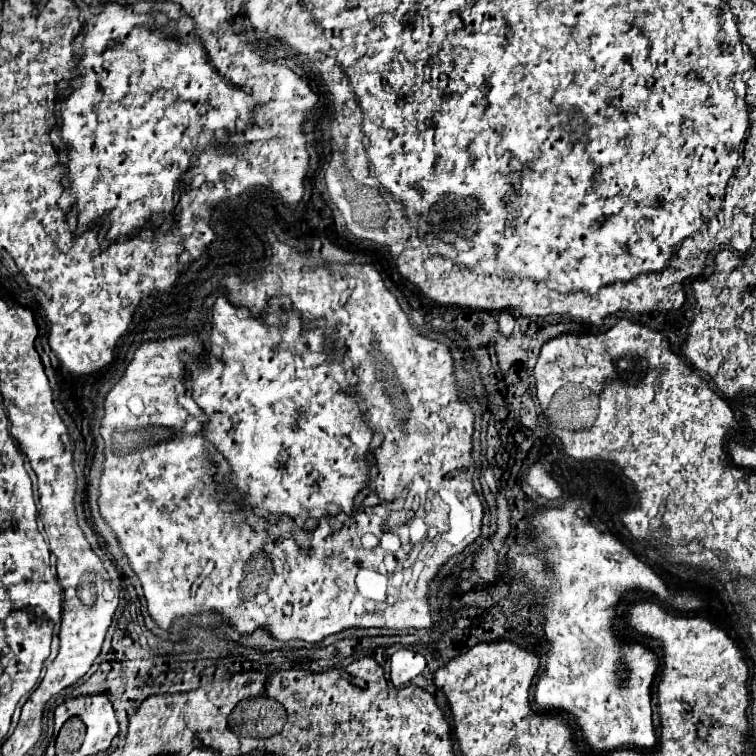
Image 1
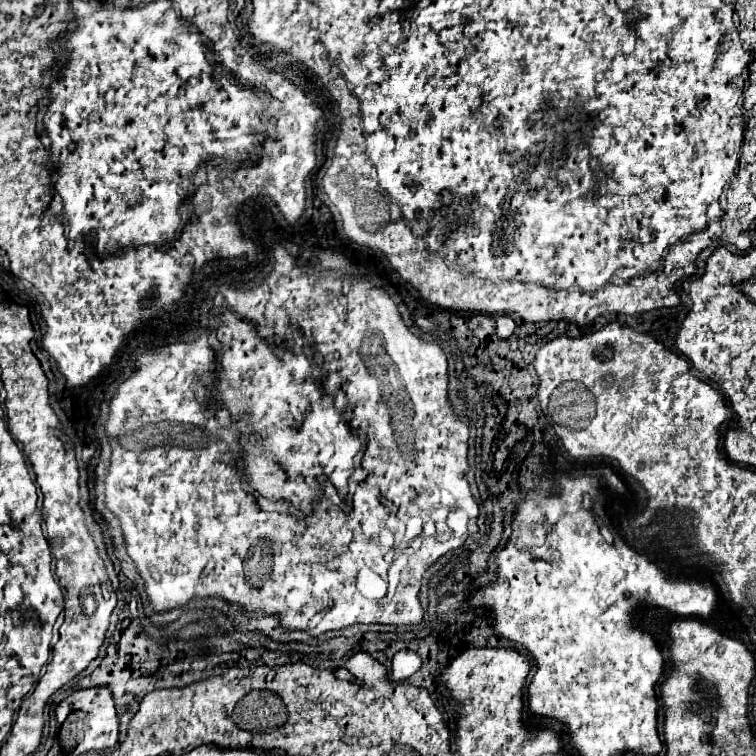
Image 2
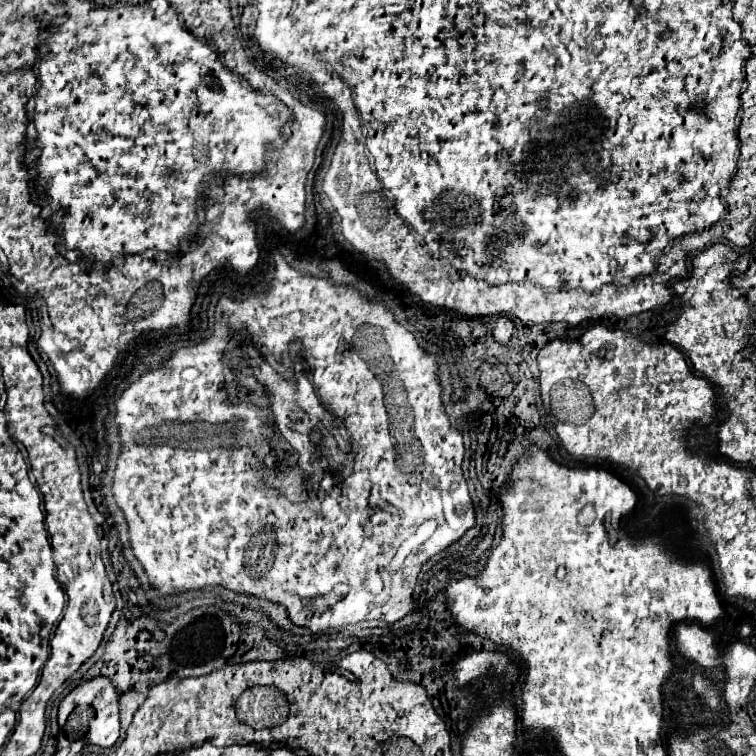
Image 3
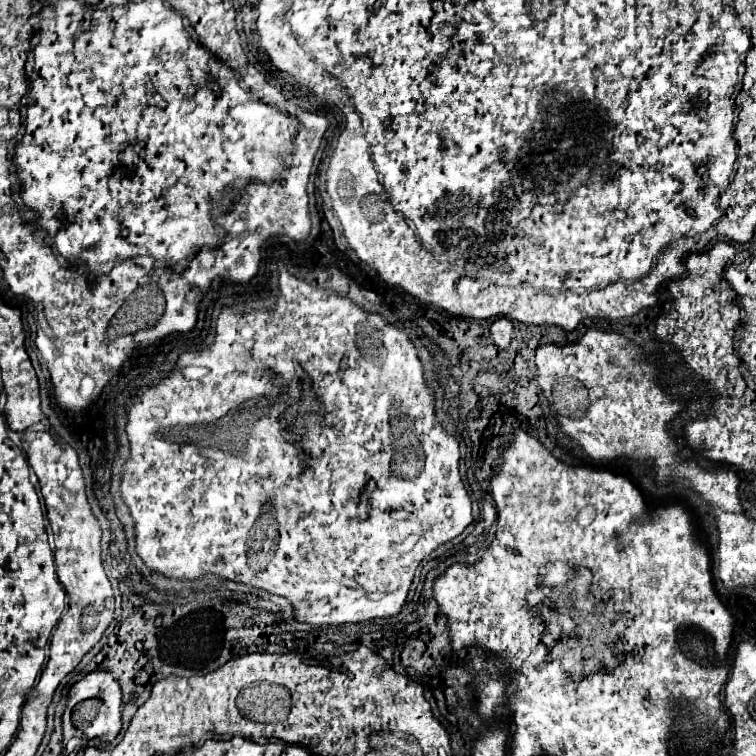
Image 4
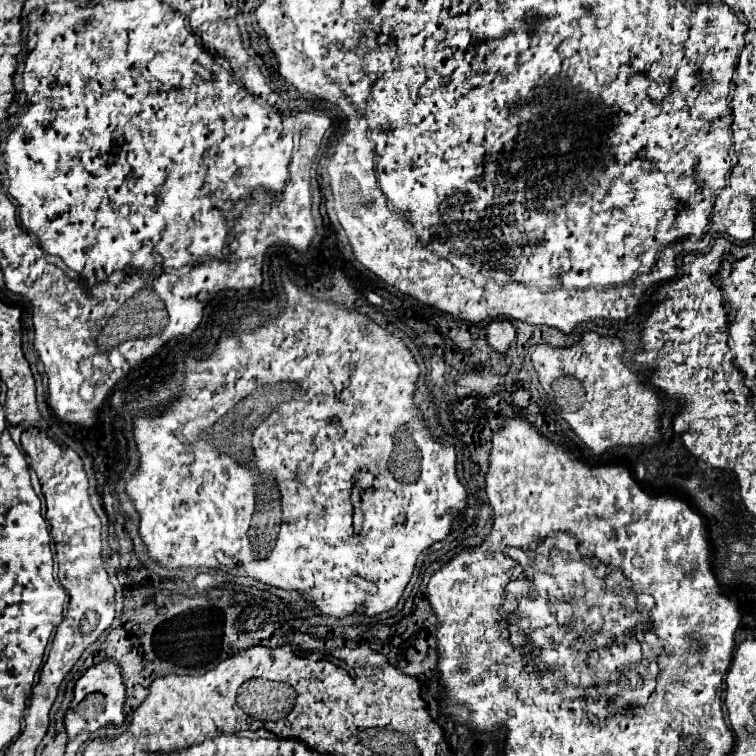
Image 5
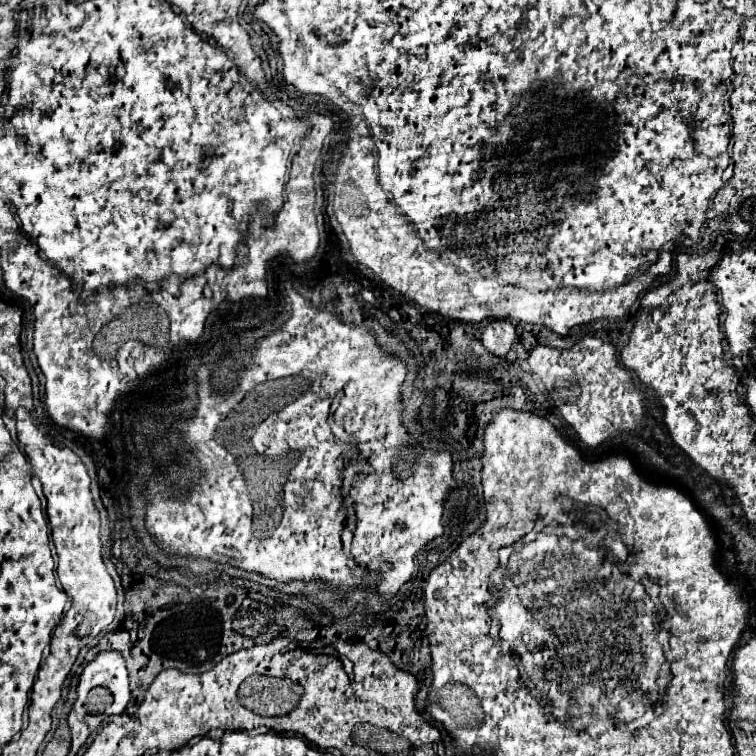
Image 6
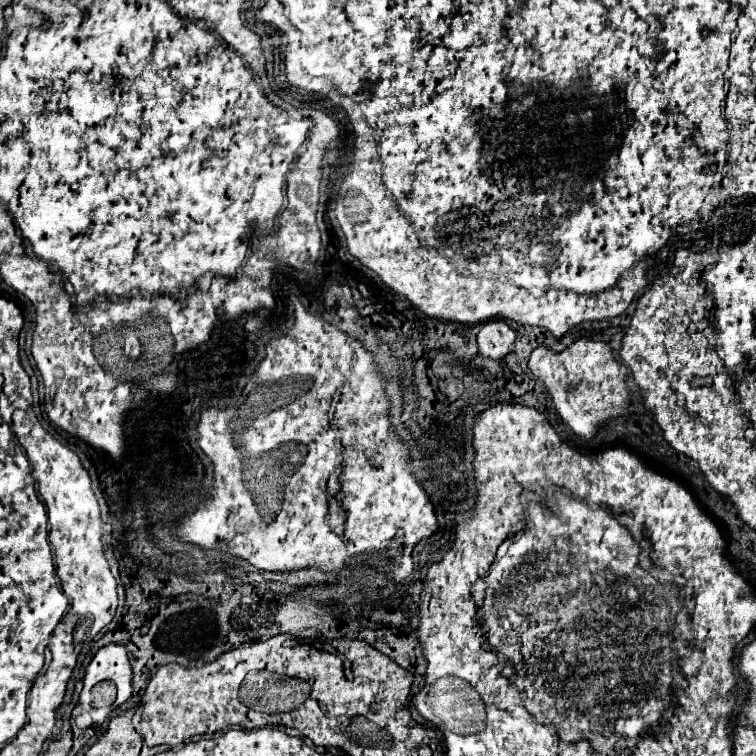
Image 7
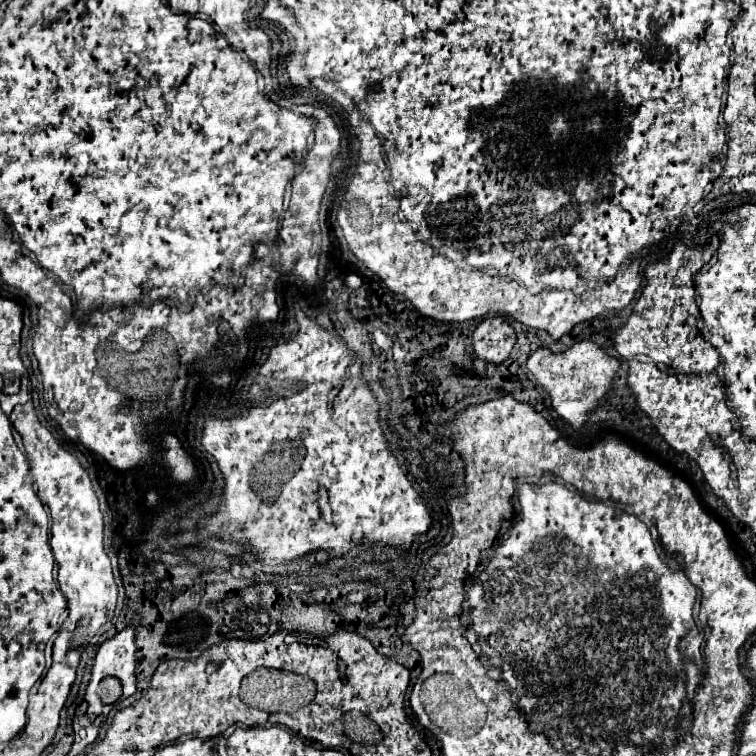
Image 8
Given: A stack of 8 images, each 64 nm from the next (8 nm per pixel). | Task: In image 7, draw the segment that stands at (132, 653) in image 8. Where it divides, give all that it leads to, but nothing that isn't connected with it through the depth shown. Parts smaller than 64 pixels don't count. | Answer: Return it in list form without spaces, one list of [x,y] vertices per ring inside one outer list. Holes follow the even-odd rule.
[[[104,646],[96,652],[96,656],[92,658],[92,662],[86,668],[86,674],[83,678],[83,688],[80,692],[80,700],[72,711],[70,725],[74,738],[78,738],[83,730],[77,727],[75,718],[84,713],[85,710],[91,714],[93,725],[101,726],[103,721],[100,716],[99,709],[94,708],[90,704],[90,690],[102,682],[102,680],[110,680],[116,684],[118,696],[116,702],[112,704],[112,710],[116,710],[120,704],[124,704],[130,696],[132,696],[132,668],[130,668],[130,660],[126,654],[126,646]]]

